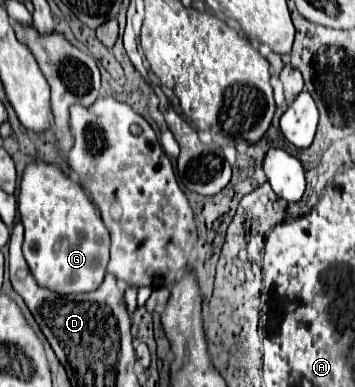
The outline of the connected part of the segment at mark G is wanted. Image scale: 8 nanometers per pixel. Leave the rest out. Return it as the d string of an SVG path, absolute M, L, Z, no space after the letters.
M31 163L27 165L21 187L19 187L19 217L25 225L25 241L23 241L23 255L31 269L35 281L59 295L67 293L87 293L95 291L105 277L107 263L109 263L109 245L111 237L101 221L91 199L85 195L79 183L73 183L63 171L49 163Z

